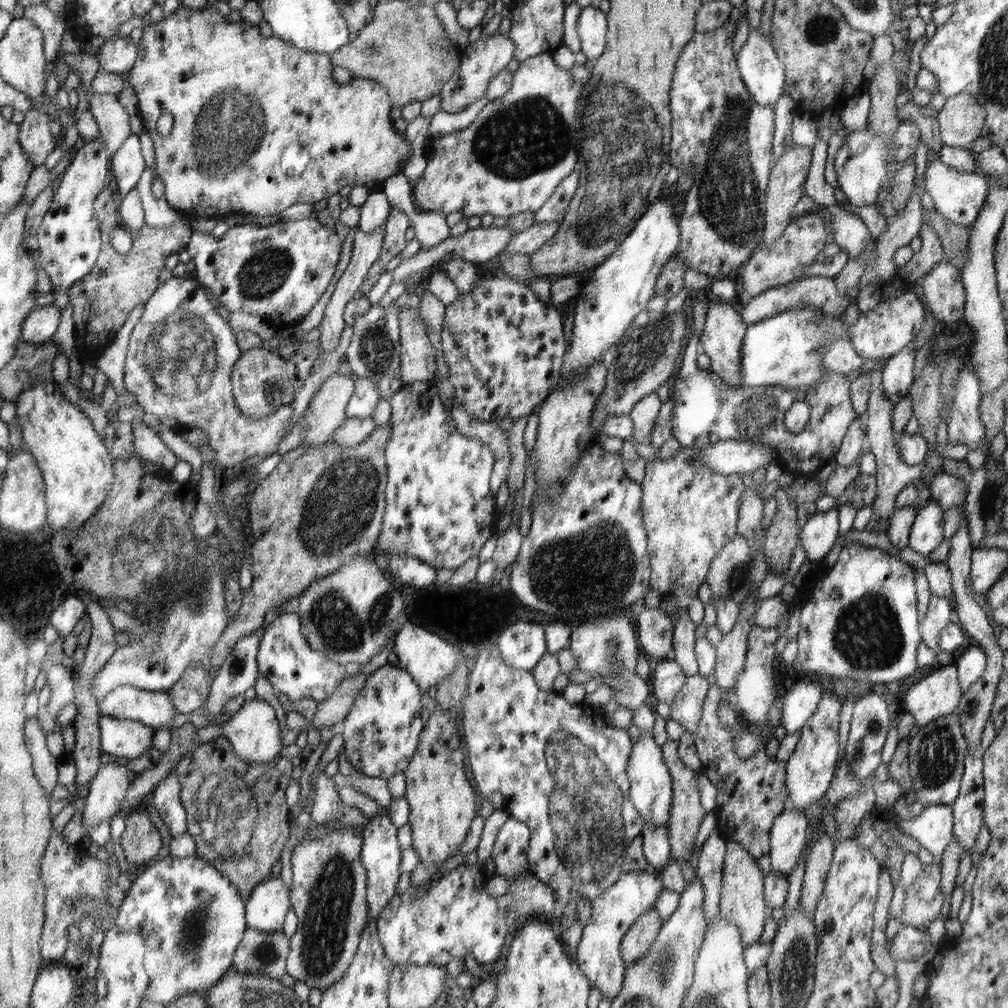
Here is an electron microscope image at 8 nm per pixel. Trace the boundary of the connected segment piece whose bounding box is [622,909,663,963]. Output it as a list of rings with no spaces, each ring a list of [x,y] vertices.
[[[655,909],[646,912],[636,920],[635,926],[623,938],[622,958],[626,963],[640,960],[655,942],[663,921]]]

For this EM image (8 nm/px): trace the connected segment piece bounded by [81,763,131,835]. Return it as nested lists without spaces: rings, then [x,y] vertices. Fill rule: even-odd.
[[[119,763],[100,767],[91,780],[81,812],[83,835],[88,835],[93,826],[119,812],[130,784],[127,779],[130,771]]]

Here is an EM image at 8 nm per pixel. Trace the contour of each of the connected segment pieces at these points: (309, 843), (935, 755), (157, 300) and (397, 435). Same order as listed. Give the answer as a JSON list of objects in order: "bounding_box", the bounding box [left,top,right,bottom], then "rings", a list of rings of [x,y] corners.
[{"bounding_box":[287,825,370,991],"rings":[[[355,825],[352,827],[346,827],[344,829],[333,829],[330,833],[324,835],[323,838],[318,840],[302,839],[299,841],[291,854],[292,865],[292,884],[290,884],[290,892],[292,896],[292,911],[298,918],[298,930],[294,936],[291,937],[291,953],[288,956],[287,971],[292,978],[296,981],[304,982],[309,988],[318,988],[318,990],[324,991],[330,988],[335,982],[338,982],[347,974],[348,967],[354,962],[355,956],[358,954],[359,943],[362,939],[363,932],[366,930],[367,923],[370,920],[370,910],[367,908],[367,870],[364,869],[364,865],[361,860],[362,856],[362,844],[363,844],[363,829],[362,827]]]},{"bounding_box":[909,713,967,806],"rings":[[[956,713],[942,716],[909,737],[909,773],[912,777],[912,789],[917,800],[923,806],[950,806],[959,795],[967,742]]]},{"bounding_box":[123,276,293,473],"rings":[[[173,276],[155,290],[130,333],[123,381],[144,412],[158,416],[164,427],[180,434],[190,428],[205,432],[216,452],[216,466],[226,473],[250,457],[275,454],[288,431],[293,408],[285,405],[256,421],[240,412],[230,386],[234,384],[231,372],[243,352],[202,285],[192,276]]]},{"bounding_box":[372,376,498,570],"rings":[[[383,376],[378,379],[376,384],[378,393],[382,401],[388,401],[391,407],[390,418],[390,435],[388,435],[388,441],[386,441],[386,448],[384,449],[384,460],[386,460],[386,476],[387,485],[385,488],[385,508],[386,514],[383,516],[383,530],[379,536],[379,540],[375,544],[372,554],[377,555],[377,558],[383,559],[383,562],[387,566],[388,558],[393,554],[407,554],[413,556],[426,564],[432,566],[432,568],[446,568],[446,570],[455,570],[463,566],[467,560],[478,556],[480,548],[484,546],[484,540],[488,540],[492,534],[494,534],[494,528],[496,528],[496,522],[498,522],[498,510],[496,510],[496,502],[494,502],[494,494],[491,491],[491,473],[495,467],[495,456],[491,452],[491,448],[482,444],[480,440],[476,438],[466,438],[460,434],[459,430],[455,428],[455,424],[452,418],[448,416],[448,408],[446,404],[442,402],[440,398],[440,392],[436,388],[436,384],[430,381],[413,382],[407,385],[403,385],[398,392],[391,392],[390,384],[393,377]]]}]

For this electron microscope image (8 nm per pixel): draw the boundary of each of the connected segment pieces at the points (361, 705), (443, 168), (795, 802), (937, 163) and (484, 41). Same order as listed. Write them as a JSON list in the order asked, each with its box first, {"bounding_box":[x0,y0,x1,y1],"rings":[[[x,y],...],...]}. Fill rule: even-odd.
[{"bounding_box":[341,663,422,779],"rings":[[[386,663],[367,677],[366,684],[341,724],[346,758],[366,776],[389,779],[404,772],[419,748],[422,726],[420,687],[406,669]]]},{"bounding_box":[412,53,586,218],"rings":[[[550,53],[522,61],[513,74],[510,90],[502,98],[488,101],[468,128],[426,139],[427,166],[422,177],[412,185],[412,199],[416,207],[422,211],[440,211],[445,215],[462,212],[466,218],[483,214],[506,218],[519,212],[539,211],[555,195],[559,184],[578,167],[582,143],[586,141],[578,120],[584,87],[580,81],[574,82],[572,70],[558,67]]]},{"bounding_box":[786,683,840,811],"rings":[[[828,683],[818,703],[816,712],[801,728],[800,740],[793,755],[786,760],[786,788],[790,802],[789,806],[803,811],[810,804],[820,800],[827,794],[833,780],[840,743],[838,742],[838,718],[840,716],[840,688]]]},{"bounding_box":[924,158,988,227],"rings":[[[939,158],[928,160],[924,169],[924,186],[926,193],[932,197],[935,210],[948,220],[965,227],[976,220],[988,196],[988,185],[982,174],[958,172]]]},{"bounding_box":[439,31,516,113],"rings":[[[497,31],[490,37],[482,37],[470,43],[462,52],[462,63],[455,74],[444,84],[439,92],[441,98],[441,110],[448,113],[457,113],[470,106],[475,100],[487,94],[487,88],[491,80],[498,76],[509,62],[515,58],[516,42],[508,36],[498,35]]]}]

